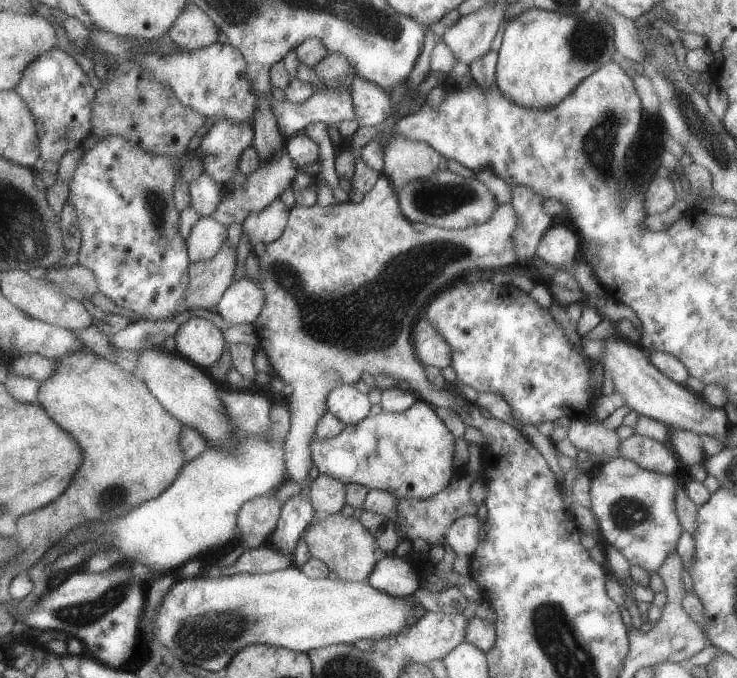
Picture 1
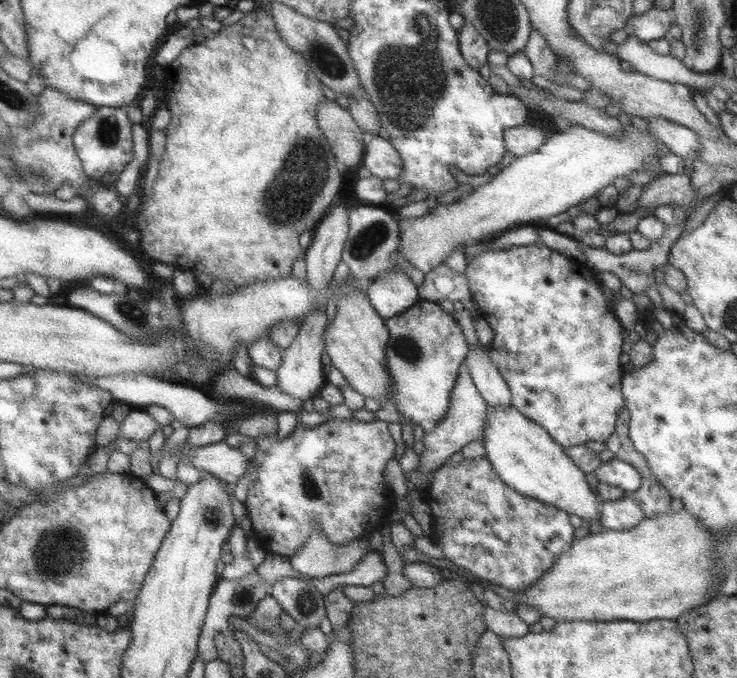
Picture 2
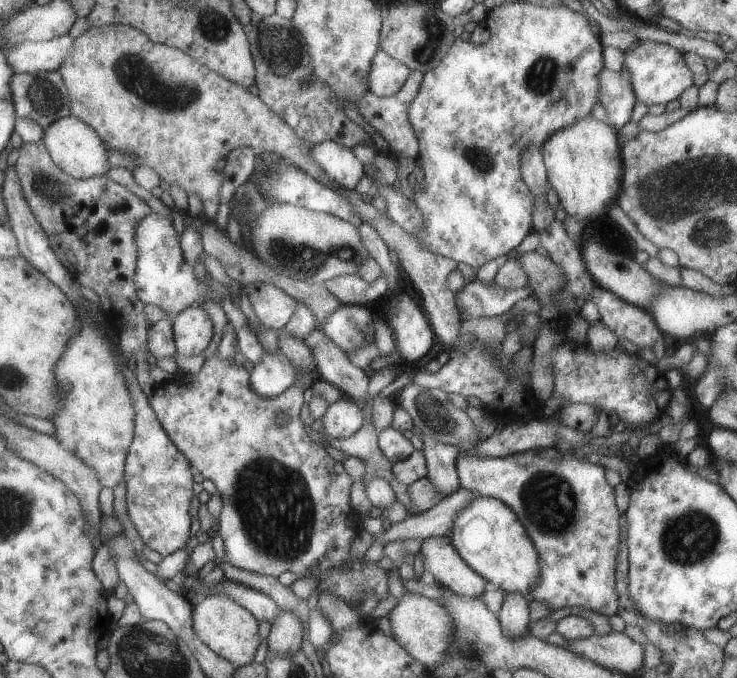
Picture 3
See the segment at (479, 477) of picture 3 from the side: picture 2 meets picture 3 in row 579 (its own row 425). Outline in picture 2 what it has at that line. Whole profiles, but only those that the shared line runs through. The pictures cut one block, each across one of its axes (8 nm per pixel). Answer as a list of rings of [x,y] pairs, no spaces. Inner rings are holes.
[[[542,242],[526,246],[512,246],[508,249],[493,248],[492,251],[484,251],[476,255],[466,266],[465,276],[468,280],[470,293],[473,295],[479,309],[480,318],[486,320],[494,330],[494,342],[488,347],[488,352],[494,366],[498,367],[498,371],[508,383],[512,394],[512,406],[522,412],[522,415],[526,416],[531,422],[544,428],[565,449],[569,446],[578,446],[578,444],[585,445],[590,440],[605,443],[610,435],[615,432],[619,415],[625,407],[622,392],[624,371],[623,365],[620,364],[620,355],[623,352],[623,327],[614,315],[610,300],[604,296],[600,289],[602,286],[597,281],[596,274],[595,270],[583,266],[578,260],[571,259],[558,251],[550,249]]]

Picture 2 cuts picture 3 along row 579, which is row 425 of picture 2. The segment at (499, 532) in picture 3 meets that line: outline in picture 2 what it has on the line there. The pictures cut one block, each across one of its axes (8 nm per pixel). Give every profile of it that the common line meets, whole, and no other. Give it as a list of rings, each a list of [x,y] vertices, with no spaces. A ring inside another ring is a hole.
[[[516,407],[491,408],[481,439],[486,458],[500,478],[520,494],[551,504],[569,515],[576,515],[599,527],[600,508],[597,496],[588,483],[586,474],[572,462],[563,446],[548,432],[522,415]]]

